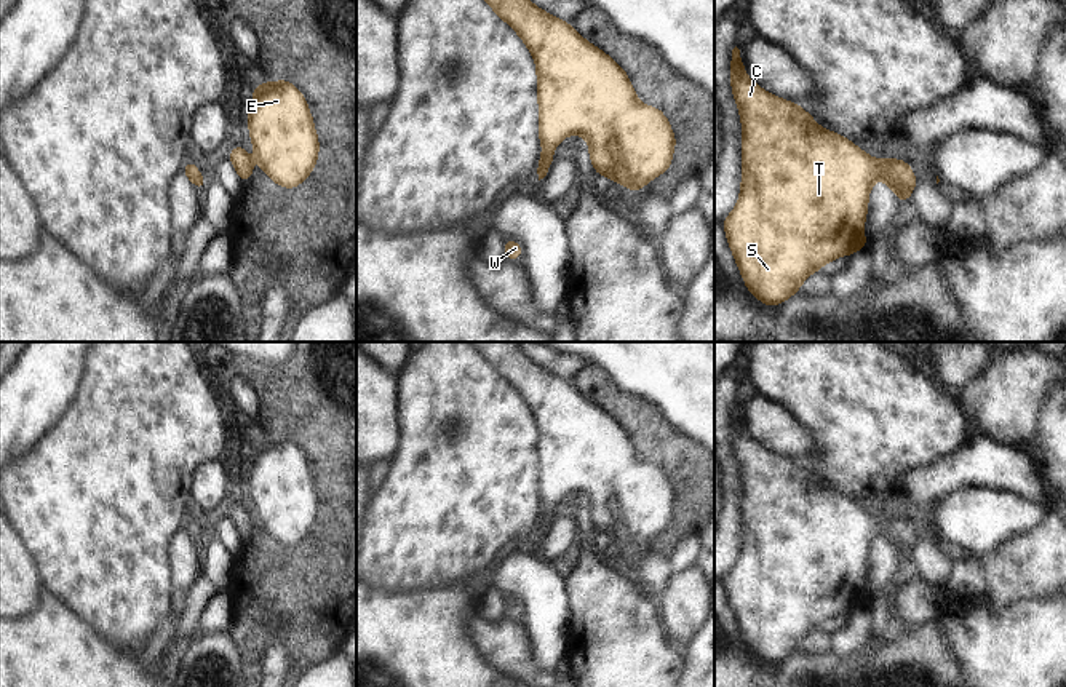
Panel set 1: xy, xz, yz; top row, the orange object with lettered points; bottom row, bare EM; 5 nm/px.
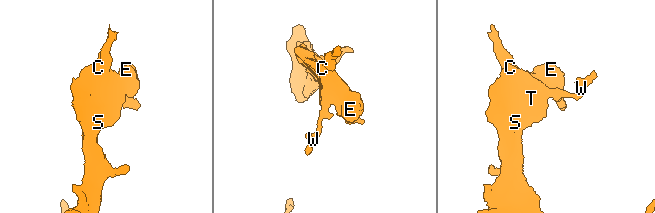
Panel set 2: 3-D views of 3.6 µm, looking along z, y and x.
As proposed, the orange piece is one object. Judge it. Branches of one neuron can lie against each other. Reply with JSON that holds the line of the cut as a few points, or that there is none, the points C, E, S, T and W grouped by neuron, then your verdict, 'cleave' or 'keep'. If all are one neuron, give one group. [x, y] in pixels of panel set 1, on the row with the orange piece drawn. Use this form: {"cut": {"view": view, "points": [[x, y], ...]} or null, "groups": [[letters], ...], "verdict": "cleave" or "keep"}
{"cut": null, "groups": [["C", "E", "S", "T", "W"]], "verdict": "keep"}

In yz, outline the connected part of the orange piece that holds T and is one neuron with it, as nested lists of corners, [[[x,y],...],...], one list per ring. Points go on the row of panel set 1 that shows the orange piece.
[[[737,46],[732,50],[730,83],[743,126],[743,171],[738,203],[721,225],[748,291],[770,307],[786,302],[812,272],[821,270],[823,264],[844,254],[853,256],[868,246],[863,224],[868,212],[868,195],[877,177],[897,193],[900,205],[909,200],[917,181],[906,161],[900,158],[876,160],[866,155],[844,136],[821,129],[799,104],[772,96],[753,83],[745,73]]]

